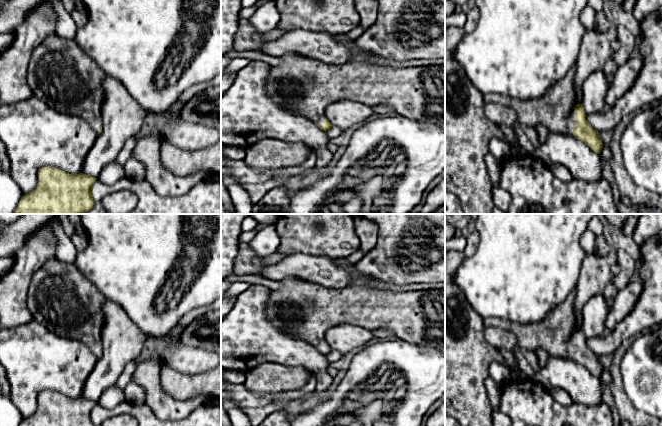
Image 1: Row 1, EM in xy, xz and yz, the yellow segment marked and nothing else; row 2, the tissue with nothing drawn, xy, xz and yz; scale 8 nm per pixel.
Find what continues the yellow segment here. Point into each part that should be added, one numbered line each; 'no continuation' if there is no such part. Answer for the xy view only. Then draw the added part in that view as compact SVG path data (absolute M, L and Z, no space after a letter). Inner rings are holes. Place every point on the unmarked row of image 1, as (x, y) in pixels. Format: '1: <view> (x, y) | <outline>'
1: xy (60, 297) | M50 259L32 276L27 295L27 307L34 321L51 331L65 333L86 344L99 357L102 351L103 304L105 298L99 290L70 263Z

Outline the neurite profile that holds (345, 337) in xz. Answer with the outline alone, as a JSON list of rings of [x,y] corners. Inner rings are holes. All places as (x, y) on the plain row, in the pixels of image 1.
[[[343,323],[330,328],[326,332],[326,343],[332,350],[339,351],[343,356],[353,349],[361,349],[375,337],[372,330],[362,326]]]

